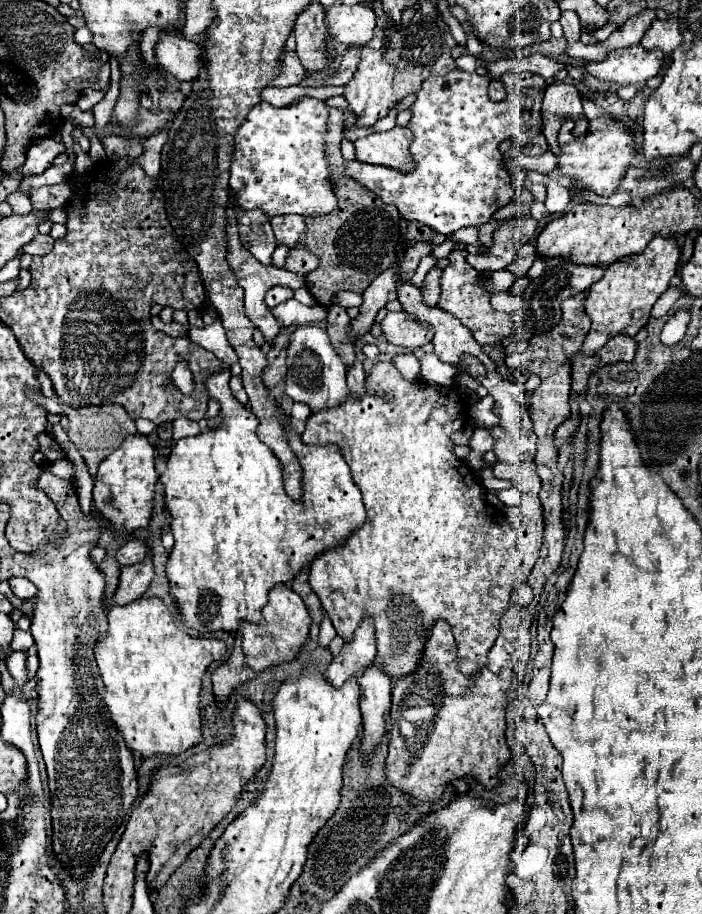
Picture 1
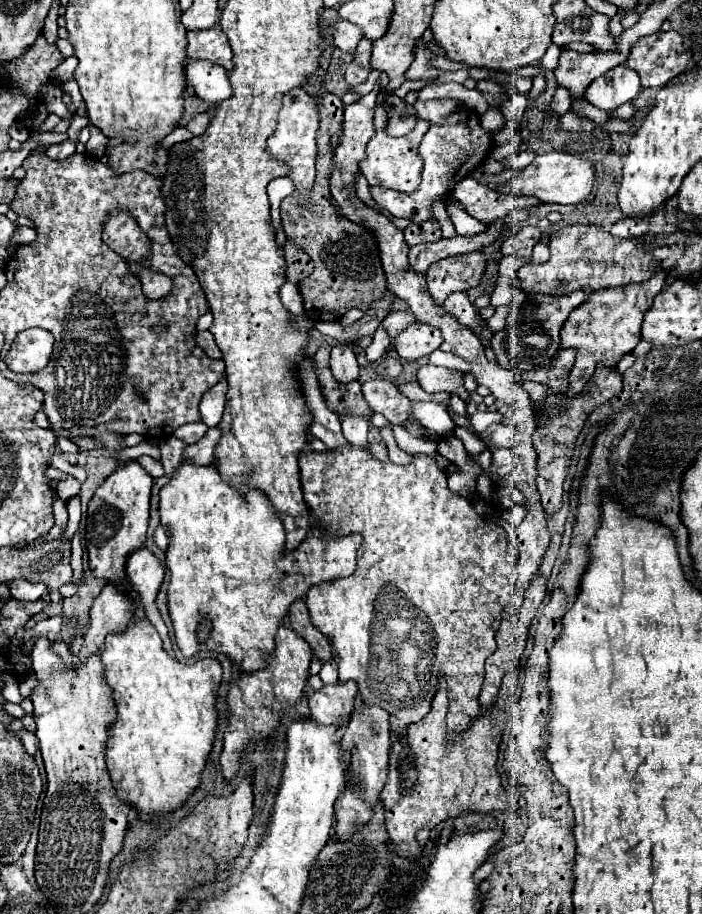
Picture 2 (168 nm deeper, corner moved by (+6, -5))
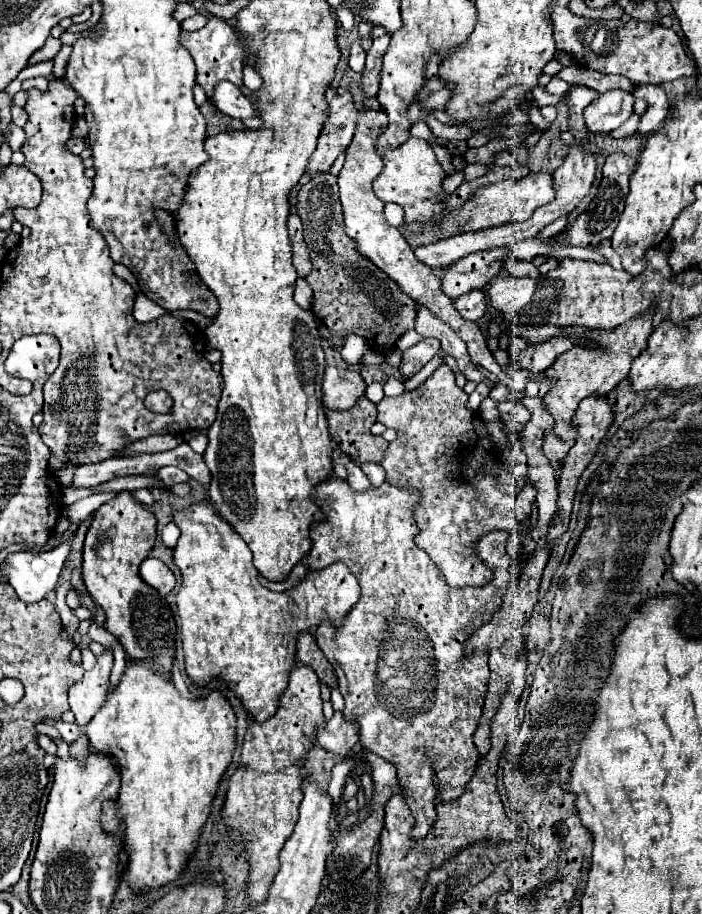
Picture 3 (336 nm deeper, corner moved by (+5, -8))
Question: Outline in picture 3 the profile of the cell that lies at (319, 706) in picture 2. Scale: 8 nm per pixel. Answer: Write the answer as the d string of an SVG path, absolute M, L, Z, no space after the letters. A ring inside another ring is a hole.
M335 712L327 726L317 732L317 744L337 756L345 756L357 742L357 728L351 722L347 722L341 712Z

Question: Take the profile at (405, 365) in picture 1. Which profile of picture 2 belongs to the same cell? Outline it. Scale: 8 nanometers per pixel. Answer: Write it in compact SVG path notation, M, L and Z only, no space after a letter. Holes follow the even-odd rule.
M412 401L412 415L418 419L428 431L434 431L439 436L449 437L454 434L453 420L446 407L436 401Z

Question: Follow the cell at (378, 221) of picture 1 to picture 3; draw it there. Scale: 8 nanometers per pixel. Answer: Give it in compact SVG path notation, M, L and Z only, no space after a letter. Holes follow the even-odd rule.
M329 172L317 174L299 190L297 214L303 222L305 242L313 262L313 270L307 276L315 294L311 310L333 332L333 336L339 338L339 342L329 342L331 348L341 350L343 340L349 334L357 334L365 340L375 340L367 342L369 348L383 354L383 350L395 348L397 340L413 328L417 306L395 280L355 250L355 240L351 240L343 230L337 178Z

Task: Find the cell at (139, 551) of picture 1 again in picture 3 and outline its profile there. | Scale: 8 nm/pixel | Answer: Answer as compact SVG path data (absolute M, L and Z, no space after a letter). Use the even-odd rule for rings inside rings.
M149 556L147 560L143 560L139 572L141 572L141 578L143 578L149 586L155 586L161 596L169 594L169 592L175 588L175 584L177 584L173 572L171 572L161 560L157 560L157 558L153 558L153 556Z

